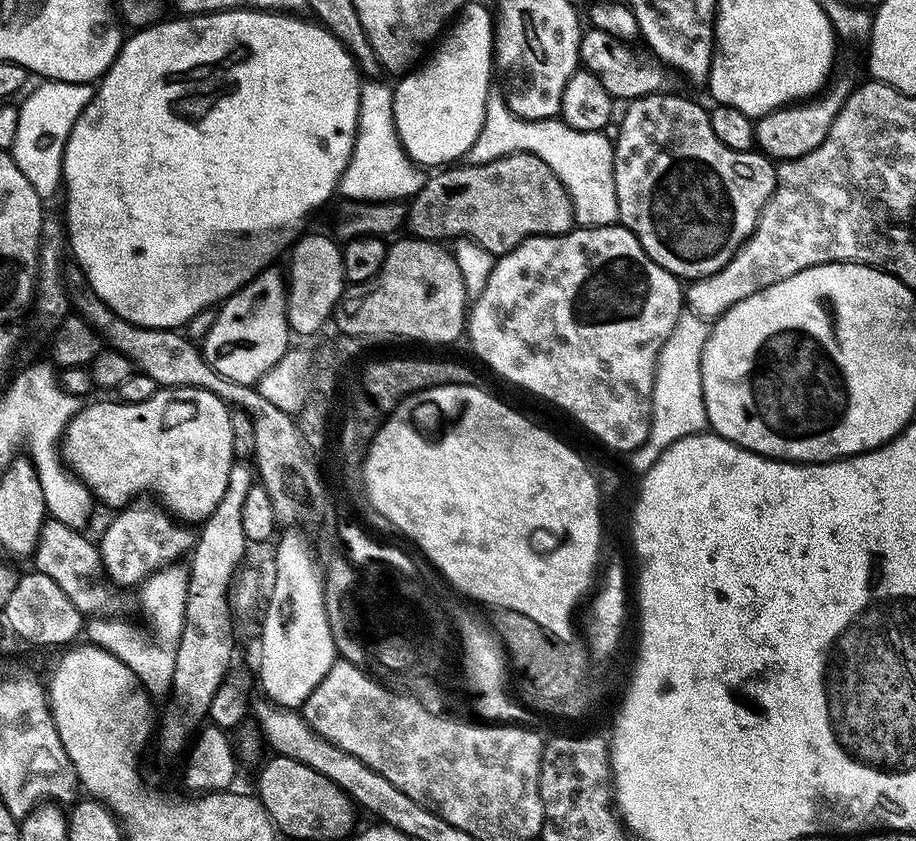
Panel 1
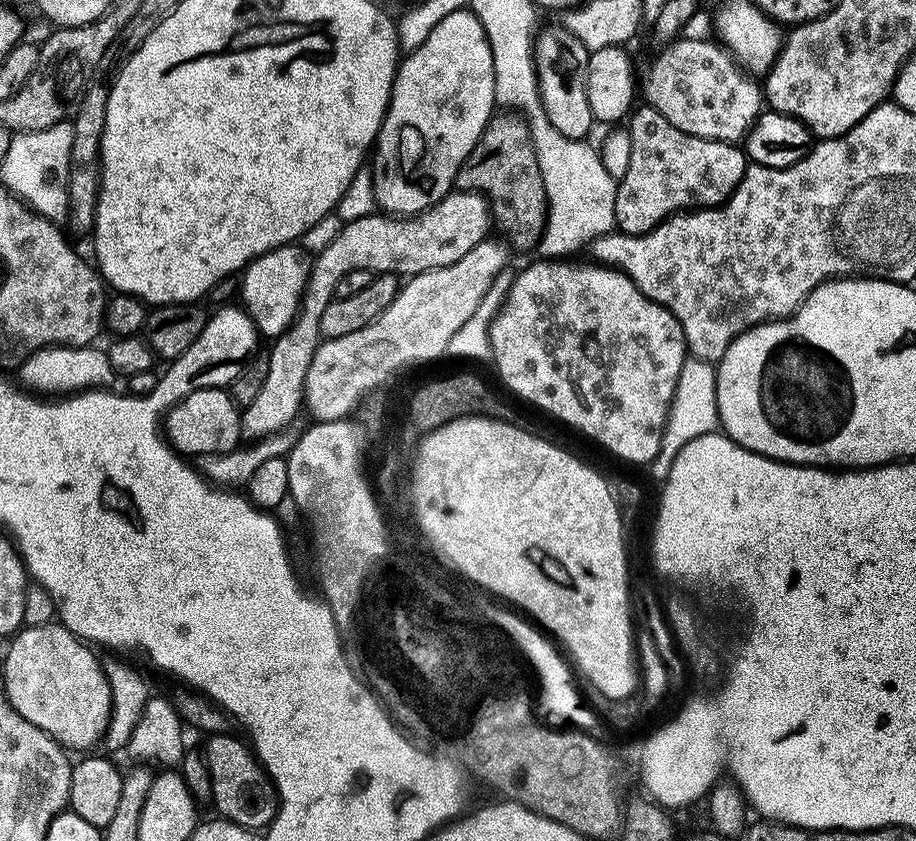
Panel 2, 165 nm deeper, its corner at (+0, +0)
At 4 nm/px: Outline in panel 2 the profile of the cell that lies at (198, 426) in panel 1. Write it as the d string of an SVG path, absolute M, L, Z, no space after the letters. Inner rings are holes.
M204 389L190 395L168 413L166 436L172 448L185 458L226 455L241 447L241 415L241 409L236 407L231 395L225 389Z

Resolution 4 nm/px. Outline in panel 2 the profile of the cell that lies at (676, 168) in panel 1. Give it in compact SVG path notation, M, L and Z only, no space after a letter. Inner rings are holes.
M647 106L637 107L633 111L630 117L630 133L633 153L630 154L628 168L619 177L617 190L616 228L626 236L644 236L647 232L653 232L669 216L679 216L705 208L718 208L728 203L728 199L736 193L750 167L743 147L682 134L682 130L670 126L670 122L666 122L666 118L658 114L658 110Z

